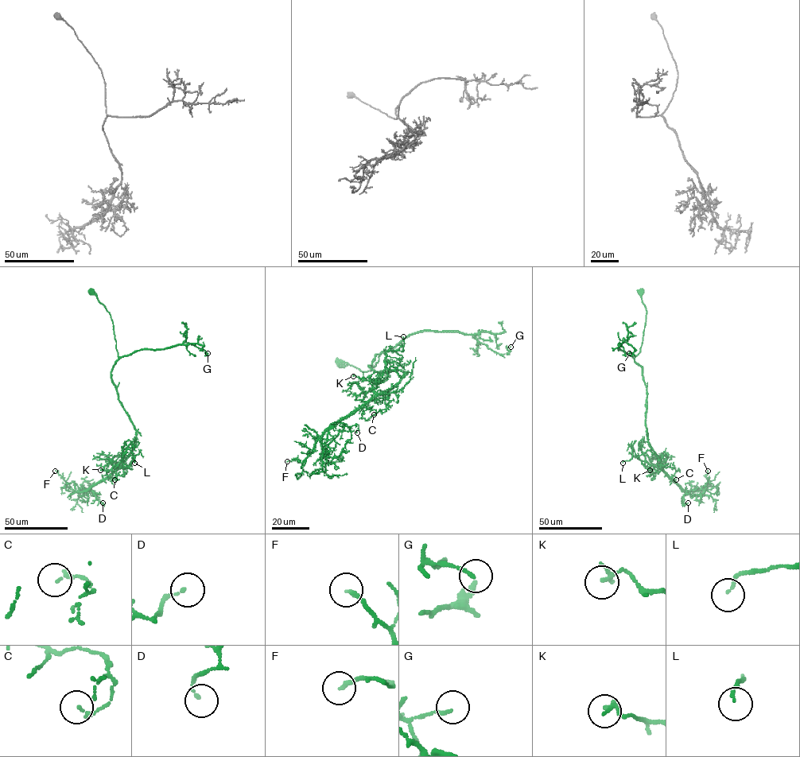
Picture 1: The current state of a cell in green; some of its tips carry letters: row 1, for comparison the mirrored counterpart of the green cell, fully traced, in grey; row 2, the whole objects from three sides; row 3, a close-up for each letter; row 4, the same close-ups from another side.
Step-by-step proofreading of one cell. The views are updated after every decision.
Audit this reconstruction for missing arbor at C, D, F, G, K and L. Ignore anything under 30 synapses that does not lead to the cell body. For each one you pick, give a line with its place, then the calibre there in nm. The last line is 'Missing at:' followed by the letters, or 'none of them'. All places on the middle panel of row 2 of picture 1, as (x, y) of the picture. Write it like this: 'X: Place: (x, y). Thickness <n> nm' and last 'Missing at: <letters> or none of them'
Missing at: none of them

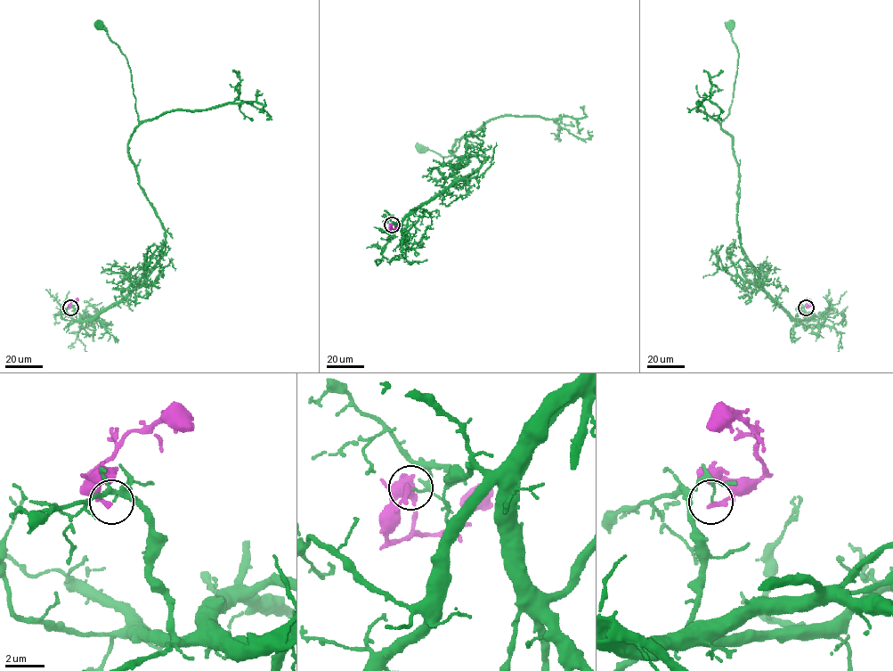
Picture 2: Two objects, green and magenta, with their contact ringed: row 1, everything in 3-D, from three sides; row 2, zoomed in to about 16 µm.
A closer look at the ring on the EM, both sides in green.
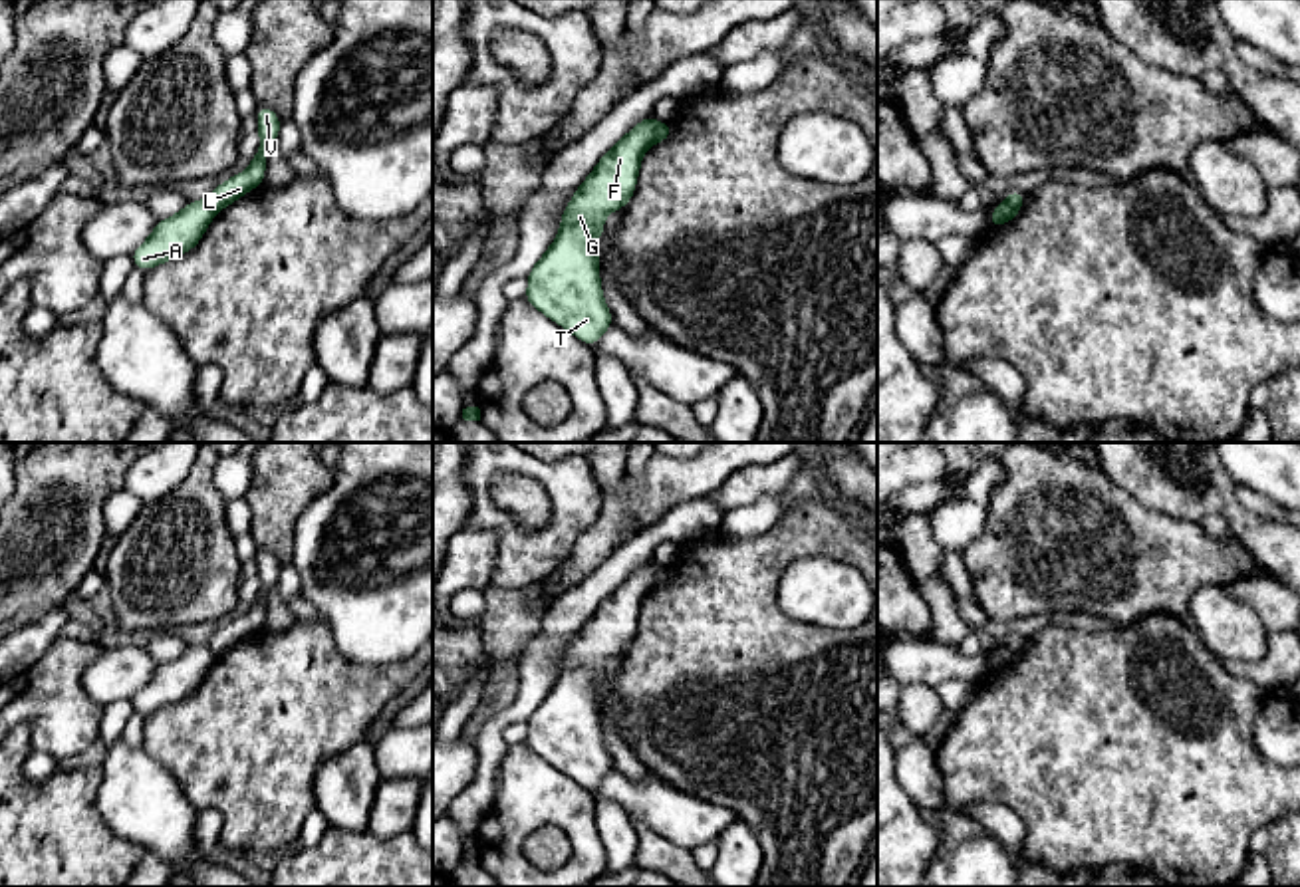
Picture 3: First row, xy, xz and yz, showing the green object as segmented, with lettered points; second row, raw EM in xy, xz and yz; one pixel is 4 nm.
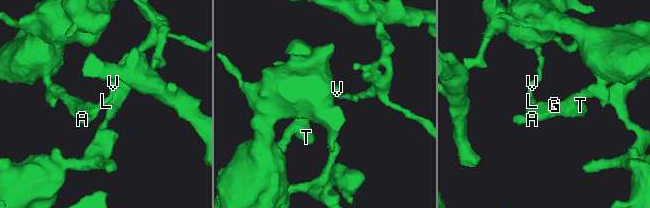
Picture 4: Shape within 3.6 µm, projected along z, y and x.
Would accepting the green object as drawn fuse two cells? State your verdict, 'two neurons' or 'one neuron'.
two neurons

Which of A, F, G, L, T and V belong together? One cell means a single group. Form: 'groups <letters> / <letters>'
groups A F G T / L V

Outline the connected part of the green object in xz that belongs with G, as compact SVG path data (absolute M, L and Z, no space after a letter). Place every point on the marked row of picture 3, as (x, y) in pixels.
M653 115L641 119L599 159L564 206L558 236L526 276L524 300L589 347L613 325L601 292L597 238L605 216L629 204L657 125Z

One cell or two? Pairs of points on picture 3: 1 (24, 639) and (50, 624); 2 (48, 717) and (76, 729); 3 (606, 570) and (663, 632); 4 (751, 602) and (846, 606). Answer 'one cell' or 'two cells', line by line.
1: one cell
2: one cell
3: two cells
4: two cells

